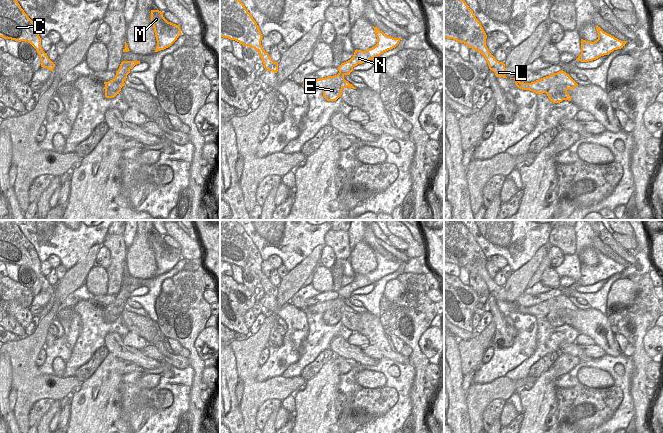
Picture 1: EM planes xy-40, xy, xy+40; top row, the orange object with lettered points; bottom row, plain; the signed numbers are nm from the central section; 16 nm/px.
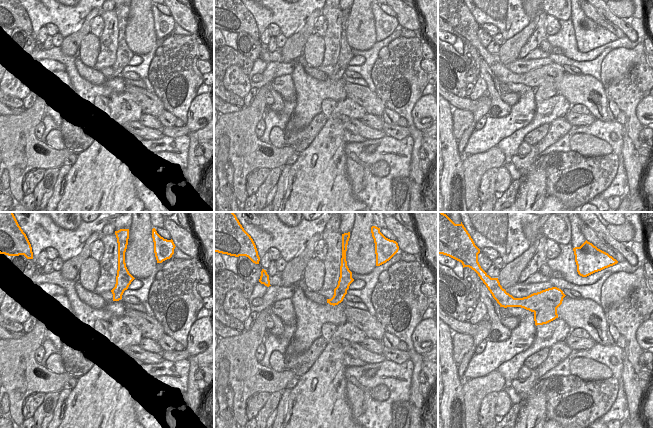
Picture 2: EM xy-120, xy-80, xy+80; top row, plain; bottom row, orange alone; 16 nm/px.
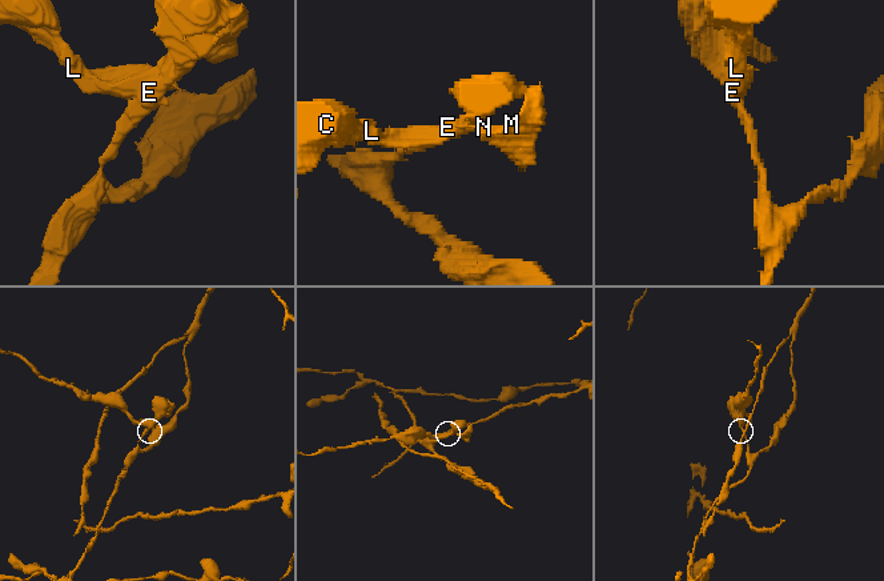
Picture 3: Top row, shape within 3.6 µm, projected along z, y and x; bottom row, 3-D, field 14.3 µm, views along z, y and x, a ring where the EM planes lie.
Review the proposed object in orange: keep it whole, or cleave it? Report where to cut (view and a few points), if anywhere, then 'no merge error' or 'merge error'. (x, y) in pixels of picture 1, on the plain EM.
xy+40 (574, 310), (555, 308), (546, 317) | merge error

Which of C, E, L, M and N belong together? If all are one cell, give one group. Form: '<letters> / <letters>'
C L / E M N

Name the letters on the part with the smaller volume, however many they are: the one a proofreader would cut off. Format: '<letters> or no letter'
C, L

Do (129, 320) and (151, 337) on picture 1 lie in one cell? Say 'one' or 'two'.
one

